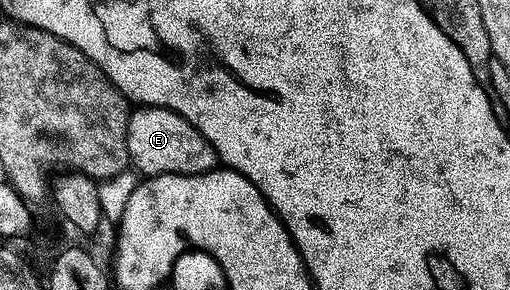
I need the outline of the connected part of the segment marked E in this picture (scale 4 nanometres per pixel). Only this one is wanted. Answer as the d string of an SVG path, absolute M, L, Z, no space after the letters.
M142 106L131 111L128 150L131 165L146 178L203 176L205 172L215 171L220 164L218 151L208 142L208 138L204 138L204 134L200 134L200 130L192 126L192 122L167 108Z

